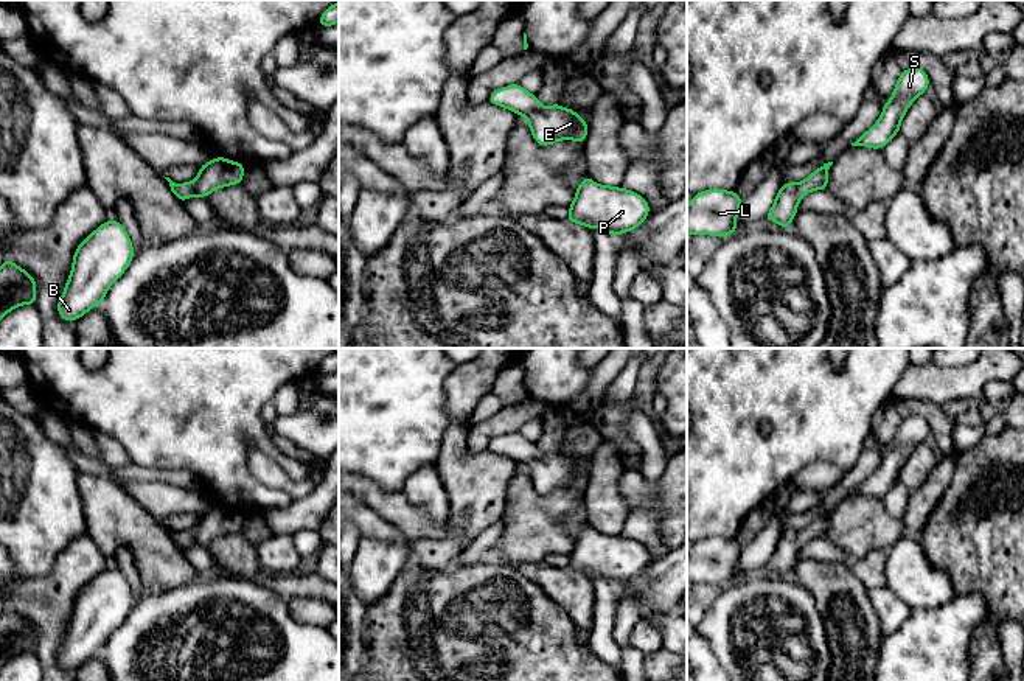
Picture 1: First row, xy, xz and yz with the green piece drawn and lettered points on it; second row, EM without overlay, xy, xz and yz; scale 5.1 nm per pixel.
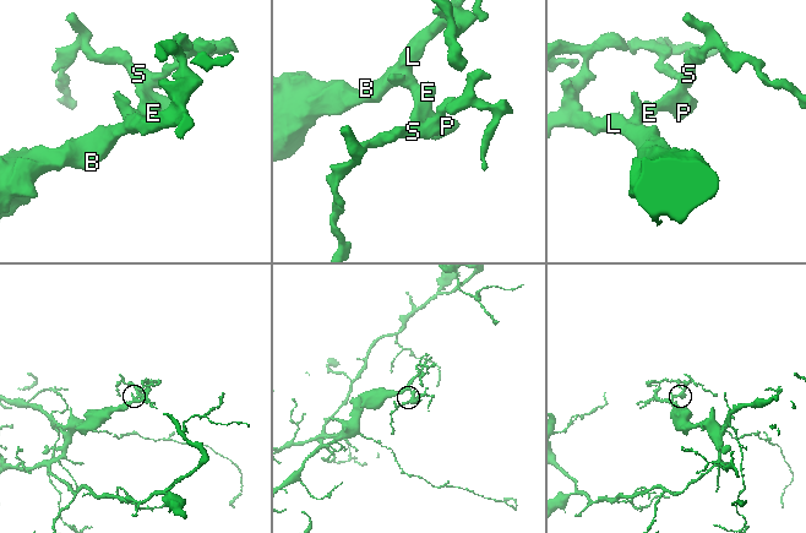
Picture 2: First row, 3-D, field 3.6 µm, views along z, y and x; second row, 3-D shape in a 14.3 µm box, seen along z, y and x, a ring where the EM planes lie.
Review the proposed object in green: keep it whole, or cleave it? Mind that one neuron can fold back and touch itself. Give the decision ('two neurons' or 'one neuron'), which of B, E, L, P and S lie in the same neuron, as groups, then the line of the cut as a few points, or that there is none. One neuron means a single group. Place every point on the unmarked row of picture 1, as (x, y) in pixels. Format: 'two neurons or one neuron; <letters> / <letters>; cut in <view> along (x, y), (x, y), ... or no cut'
one neuron; B E L P S; no cut

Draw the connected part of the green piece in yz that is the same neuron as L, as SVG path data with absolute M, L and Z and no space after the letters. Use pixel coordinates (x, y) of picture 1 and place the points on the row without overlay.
M712 536L693 543L687 555L687 583L729 585L738 580L741 549L735 538Z

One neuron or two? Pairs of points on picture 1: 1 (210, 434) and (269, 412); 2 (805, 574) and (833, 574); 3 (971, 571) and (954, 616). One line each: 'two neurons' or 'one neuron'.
1: two neurons
2: one neuron
3: two neurons

